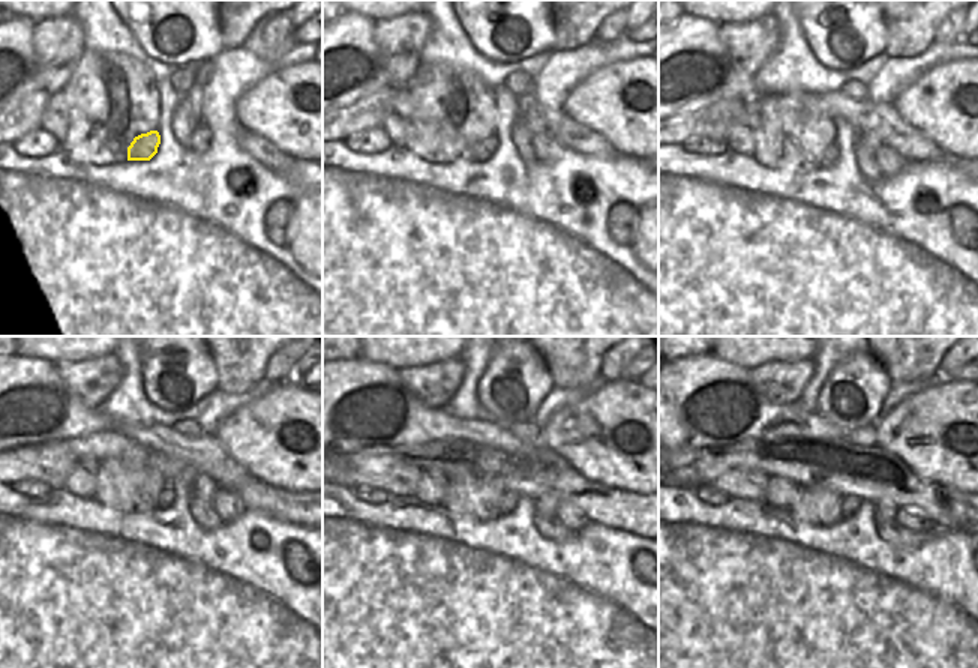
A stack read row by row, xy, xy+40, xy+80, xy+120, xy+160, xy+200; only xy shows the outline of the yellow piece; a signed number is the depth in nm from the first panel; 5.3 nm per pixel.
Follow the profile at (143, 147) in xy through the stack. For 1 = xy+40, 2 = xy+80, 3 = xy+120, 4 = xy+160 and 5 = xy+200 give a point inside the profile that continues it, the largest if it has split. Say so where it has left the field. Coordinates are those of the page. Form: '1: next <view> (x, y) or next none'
1: next xy+40 (485, 149)
2: next xy+80 (831, 155)
3: next xy+120 (167, 496)
4: next xy+160 (509, 499)
5: next xy+200 (849, 505)

